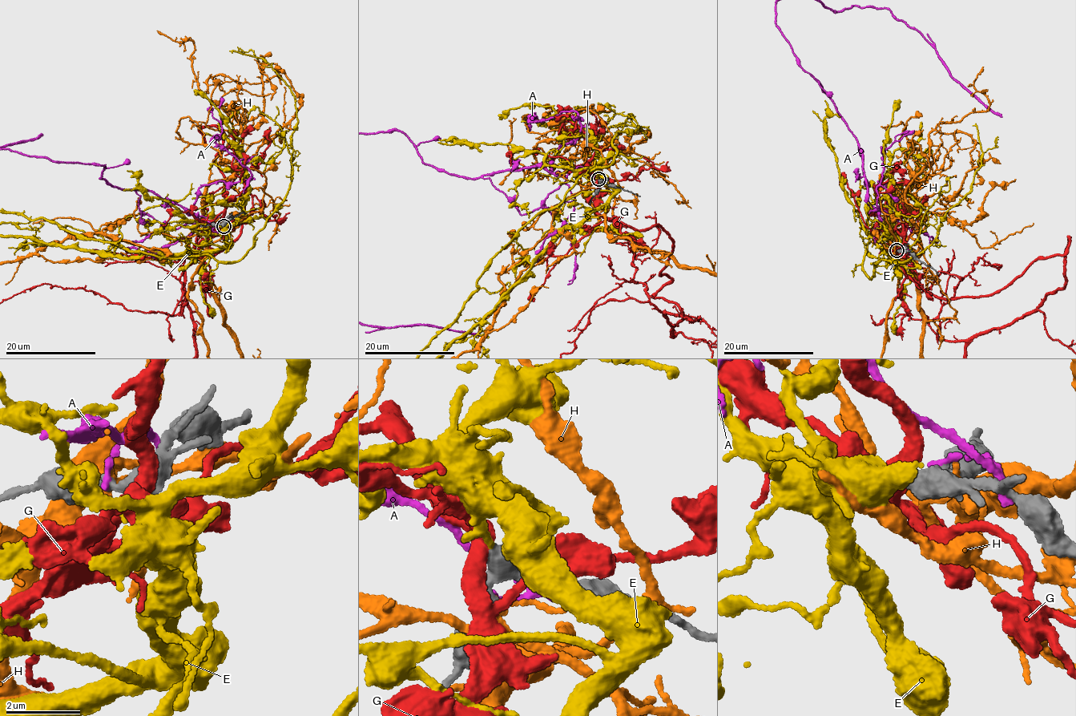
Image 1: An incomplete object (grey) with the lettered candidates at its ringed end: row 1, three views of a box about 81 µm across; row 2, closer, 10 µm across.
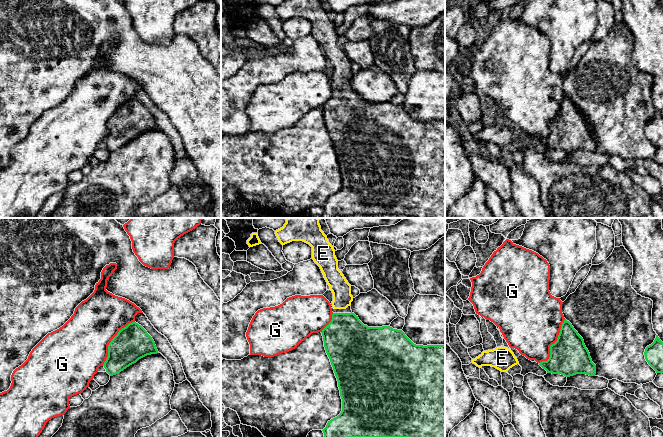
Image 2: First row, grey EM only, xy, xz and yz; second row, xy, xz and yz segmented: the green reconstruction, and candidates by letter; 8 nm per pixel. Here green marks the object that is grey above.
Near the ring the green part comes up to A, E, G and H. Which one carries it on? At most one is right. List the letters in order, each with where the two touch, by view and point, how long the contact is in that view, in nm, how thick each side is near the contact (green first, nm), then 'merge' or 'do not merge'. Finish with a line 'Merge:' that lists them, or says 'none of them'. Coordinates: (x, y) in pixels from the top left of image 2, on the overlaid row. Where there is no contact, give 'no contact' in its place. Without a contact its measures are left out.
A: no contact; do not merge
E: no contact; merge
G: contact xy (111, 341); length 440 nm; calibres 280 and 440 nm; do not merge
H: no contact; do not merge
Merge: E

